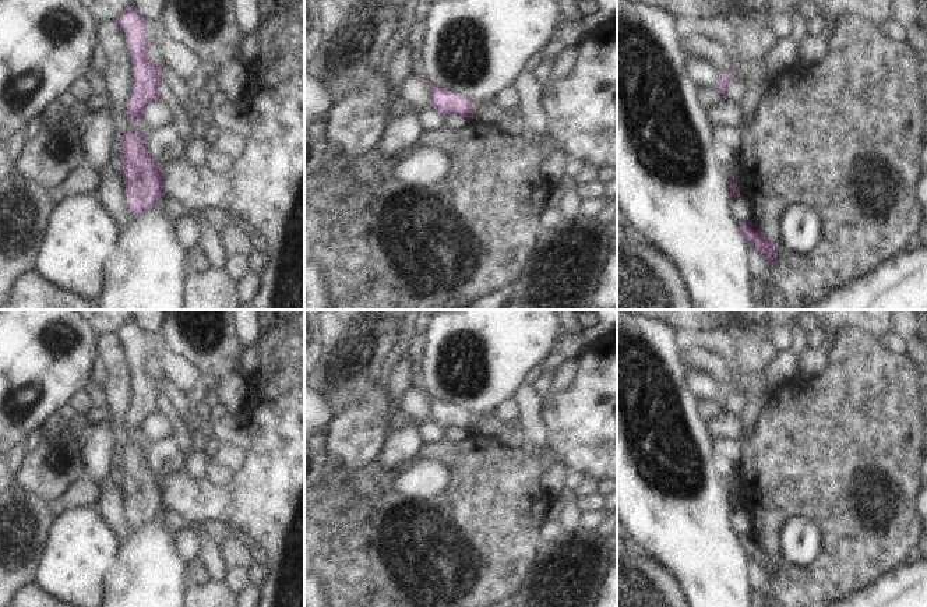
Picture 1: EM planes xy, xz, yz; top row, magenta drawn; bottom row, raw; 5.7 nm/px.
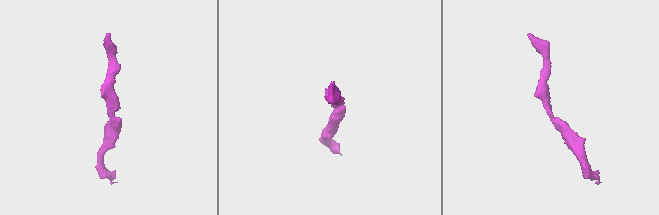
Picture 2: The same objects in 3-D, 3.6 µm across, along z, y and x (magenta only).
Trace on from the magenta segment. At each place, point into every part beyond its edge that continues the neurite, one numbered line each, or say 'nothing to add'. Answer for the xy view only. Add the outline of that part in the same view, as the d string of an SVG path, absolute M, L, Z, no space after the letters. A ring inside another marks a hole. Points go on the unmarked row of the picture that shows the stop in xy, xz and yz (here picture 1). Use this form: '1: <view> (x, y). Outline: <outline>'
nothing to add

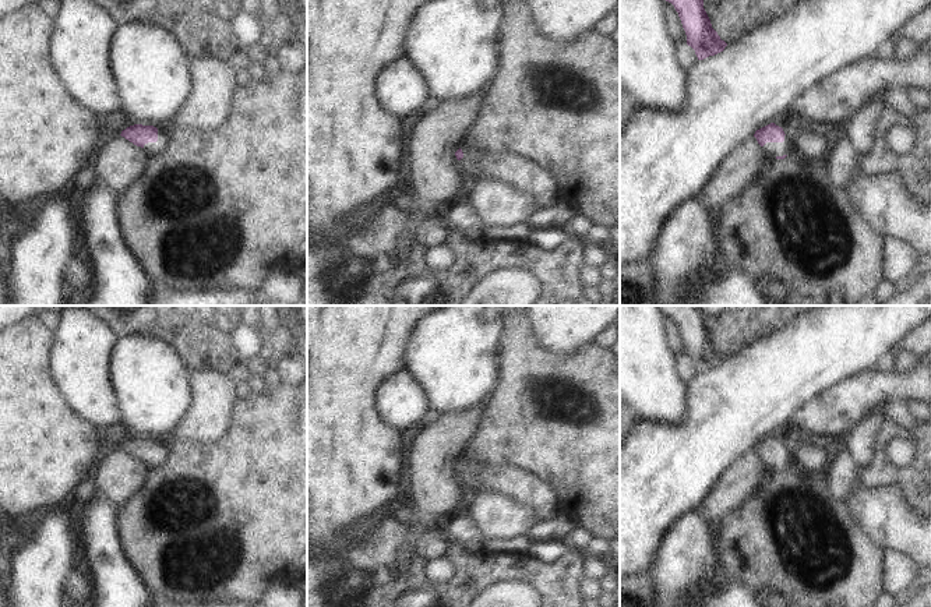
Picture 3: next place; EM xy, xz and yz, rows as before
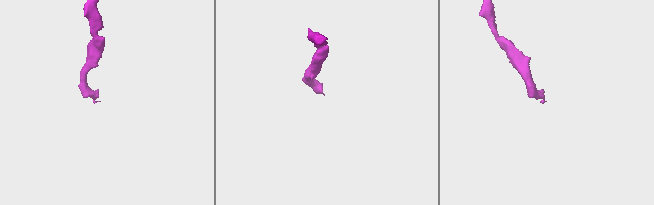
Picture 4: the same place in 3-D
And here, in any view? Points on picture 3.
1: xy (164, 454). Outline: M158 440L158 454L144 458L152 469L163 466L172 458L172 447L167 440Z

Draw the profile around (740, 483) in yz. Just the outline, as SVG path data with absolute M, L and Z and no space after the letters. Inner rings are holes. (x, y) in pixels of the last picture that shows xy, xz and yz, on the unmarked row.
M755 449L747 451L724 472L698 512L717 525L722 519L737 512L745 502L754 502L758 490L773 472Z

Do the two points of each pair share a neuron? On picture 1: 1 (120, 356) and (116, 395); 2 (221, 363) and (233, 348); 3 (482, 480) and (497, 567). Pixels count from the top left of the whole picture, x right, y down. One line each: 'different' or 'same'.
1: same
2: same
3: same

